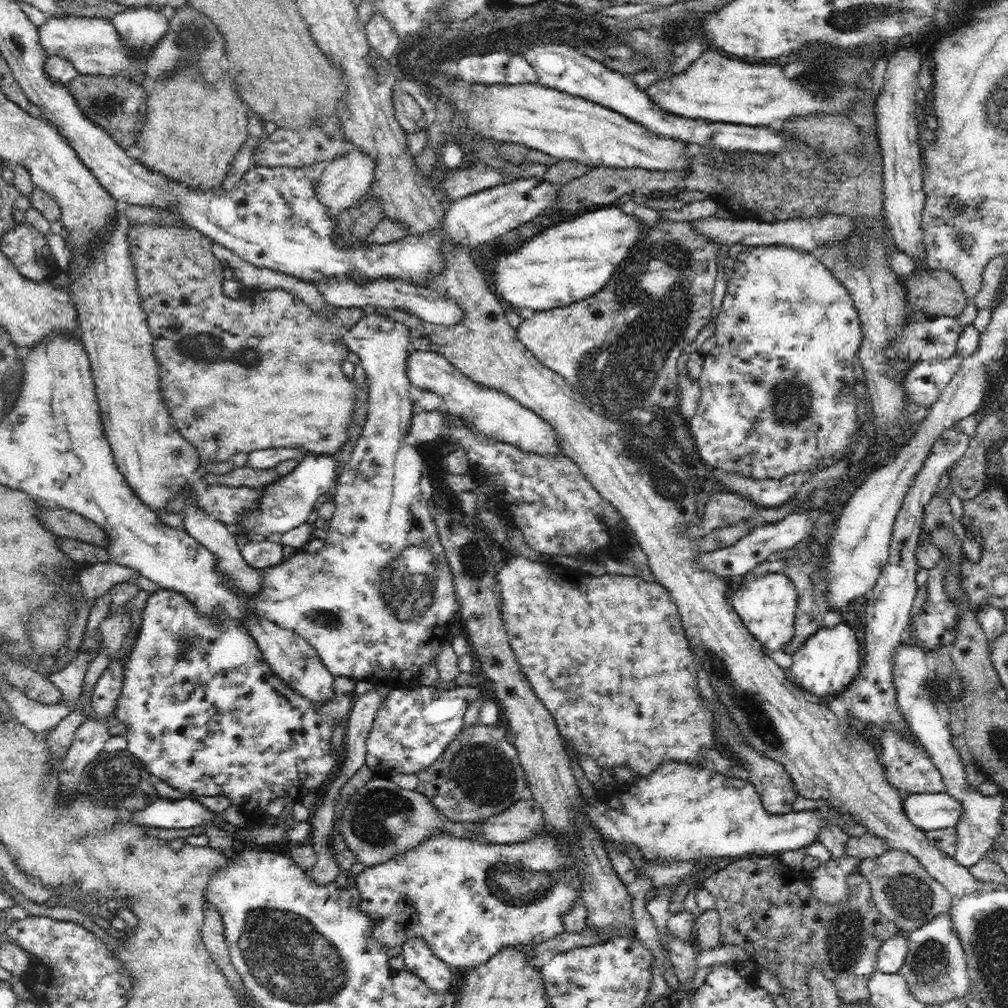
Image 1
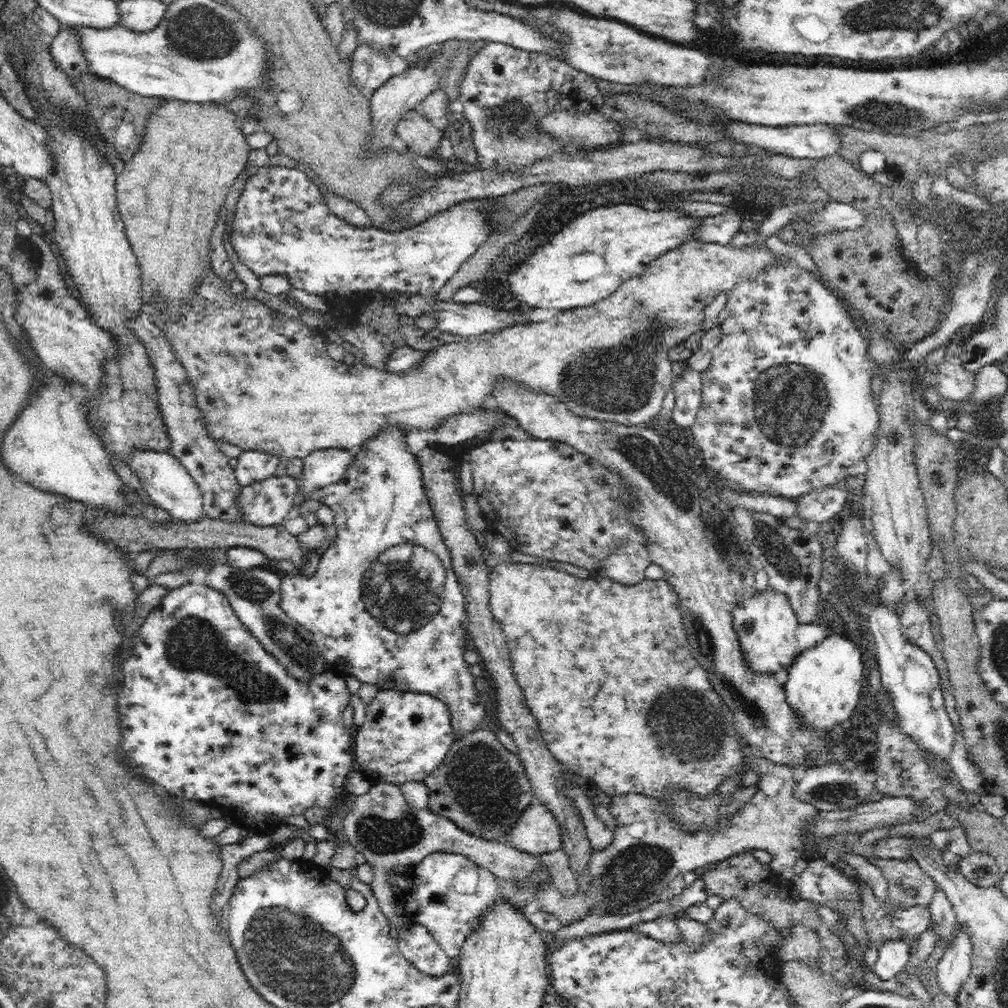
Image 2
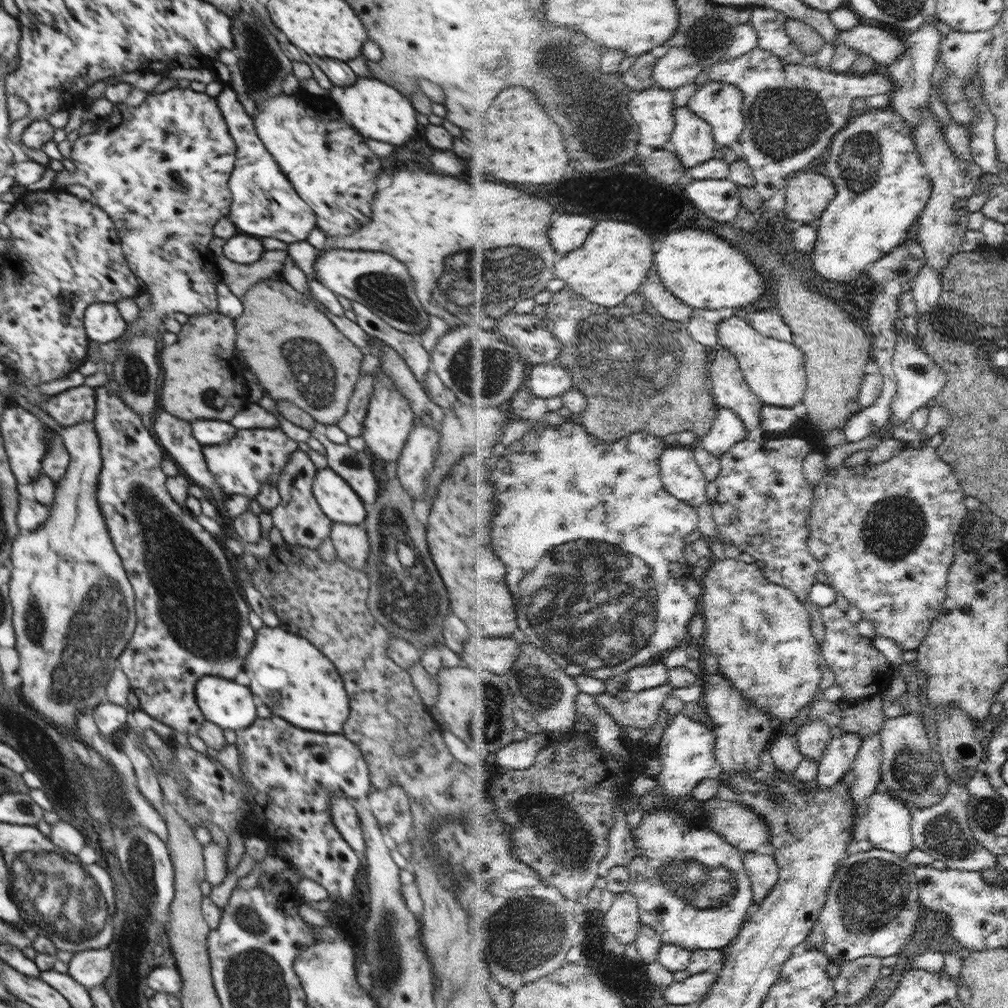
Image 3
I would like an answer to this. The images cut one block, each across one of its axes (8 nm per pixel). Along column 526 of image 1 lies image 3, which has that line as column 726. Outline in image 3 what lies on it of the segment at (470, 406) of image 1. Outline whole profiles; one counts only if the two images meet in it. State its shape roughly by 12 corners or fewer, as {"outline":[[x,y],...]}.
{"outline":[[721,407],[700,445],[720,458],[746,440],[744,419]]}

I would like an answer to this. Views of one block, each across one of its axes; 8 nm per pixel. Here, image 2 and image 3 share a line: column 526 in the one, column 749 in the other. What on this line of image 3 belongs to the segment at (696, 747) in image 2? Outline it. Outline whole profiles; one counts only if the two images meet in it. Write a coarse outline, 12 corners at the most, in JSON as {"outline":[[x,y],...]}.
{"outline":[[713,560],[702,642],[782,728],[814,703],[822,647],[794,590]]}

